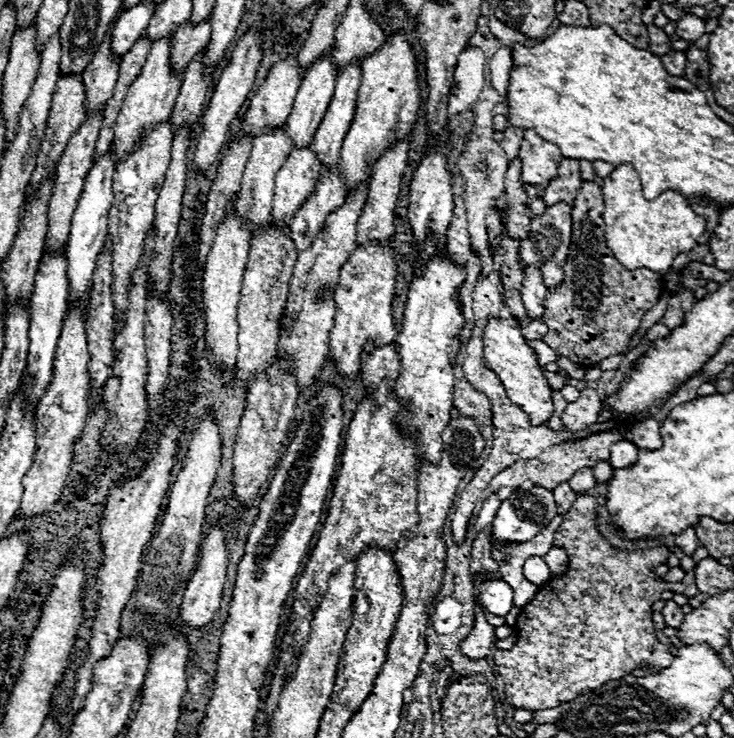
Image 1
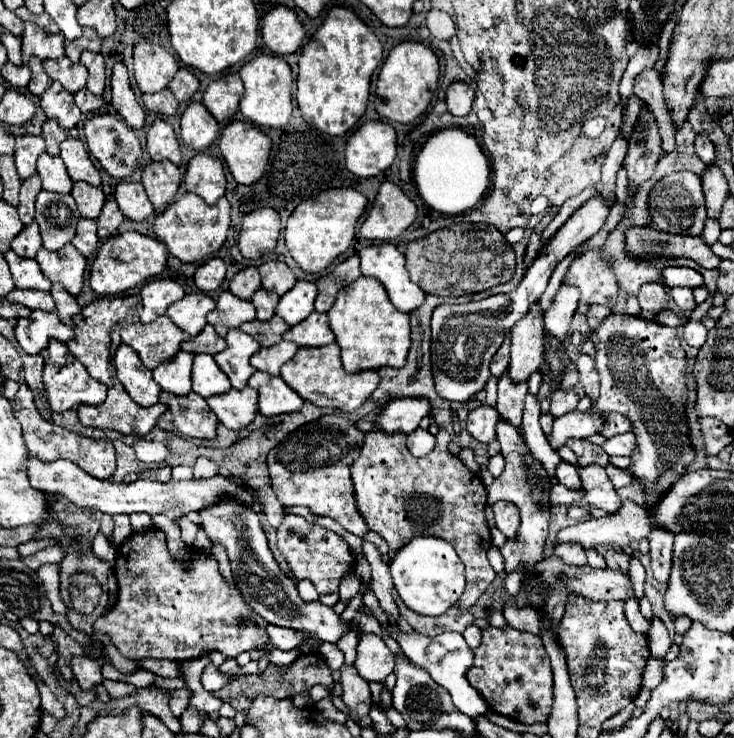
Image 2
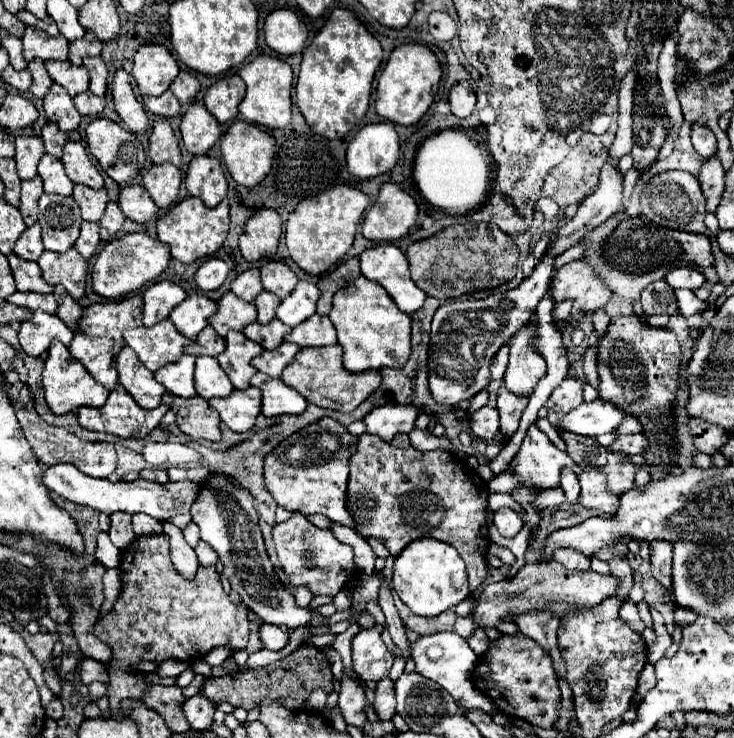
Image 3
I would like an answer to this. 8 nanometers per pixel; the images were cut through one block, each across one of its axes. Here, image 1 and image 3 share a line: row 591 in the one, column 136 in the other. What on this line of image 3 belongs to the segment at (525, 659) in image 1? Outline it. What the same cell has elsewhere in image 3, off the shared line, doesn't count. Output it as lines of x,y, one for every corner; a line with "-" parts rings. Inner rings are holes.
168,534
160,536
142,536
136,538
126,550
122,550
122,564
120,564
120,576
122,576
122,592
110,610
110,614
96,622
94,634
104,640
112,650
116,660
112,660
110,666
110,714
114,718
124,718
124,714
118,710
122,698
140,698
146,690
152,688
152,682
146,680
144,672
132,670
136,664
150,660
150,662
164,662
164,660
182,660
192,662
198,658
204,658
212,648
230,644
232,650
240,650
248,642
248,608
234,606
224,592
220,578
214,568
198,568
198,576
194,582
182,578
170,560
170,538

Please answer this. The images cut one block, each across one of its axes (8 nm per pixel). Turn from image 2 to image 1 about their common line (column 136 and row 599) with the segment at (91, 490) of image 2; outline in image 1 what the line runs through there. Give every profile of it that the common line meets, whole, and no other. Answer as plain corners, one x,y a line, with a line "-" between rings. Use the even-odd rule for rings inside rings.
488,580
480,586
480,604
496,616
506,616
512,610
512,588
504,580

